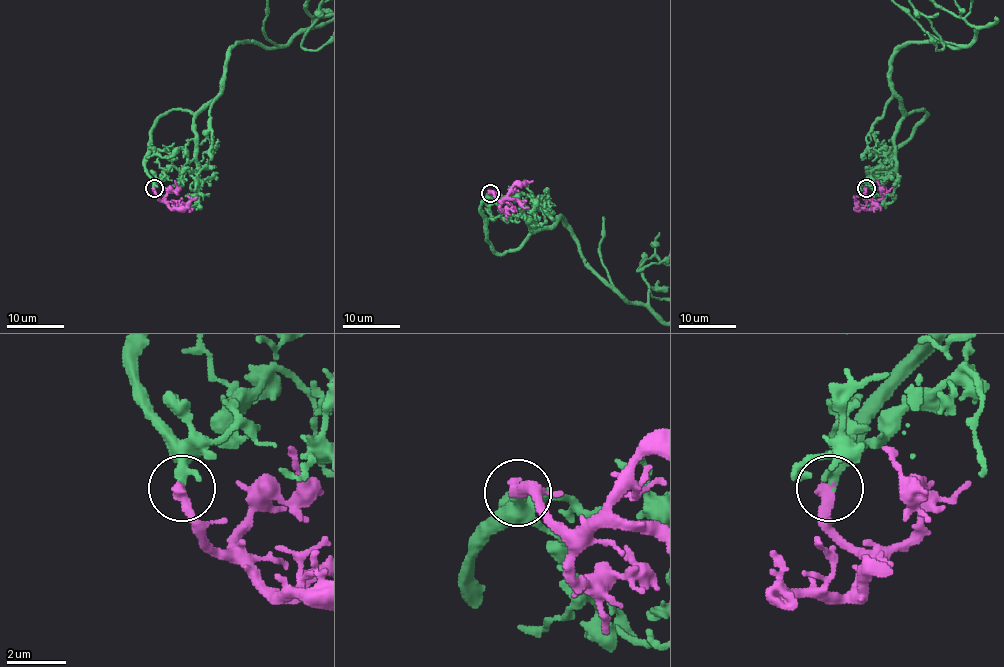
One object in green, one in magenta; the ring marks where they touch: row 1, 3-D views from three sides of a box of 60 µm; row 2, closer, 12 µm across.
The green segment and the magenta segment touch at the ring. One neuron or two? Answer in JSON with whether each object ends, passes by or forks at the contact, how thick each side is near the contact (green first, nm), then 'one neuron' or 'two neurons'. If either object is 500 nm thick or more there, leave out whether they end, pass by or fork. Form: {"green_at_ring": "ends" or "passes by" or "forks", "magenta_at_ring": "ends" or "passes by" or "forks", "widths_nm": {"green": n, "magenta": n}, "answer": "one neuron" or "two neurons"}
{"green_at_ring": "ends", "magenta_at_ring": "ends", "widths_nm": {"green": 360, "magenta": 420}, "answer": "one neuron"}

